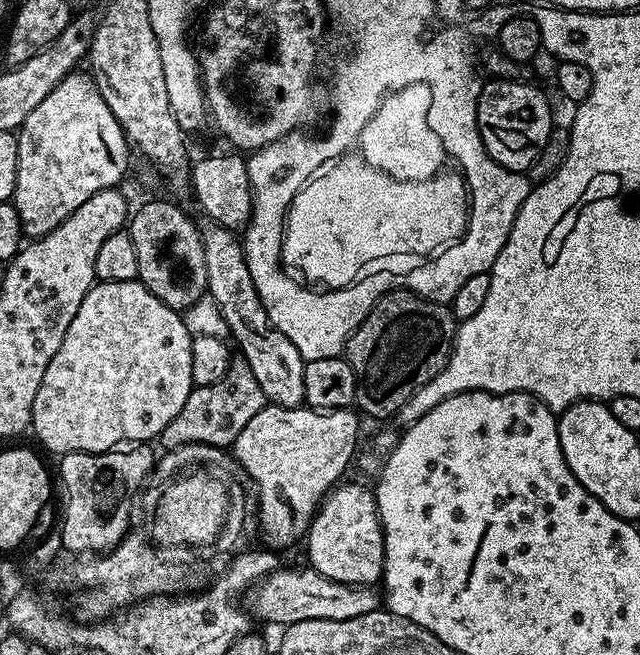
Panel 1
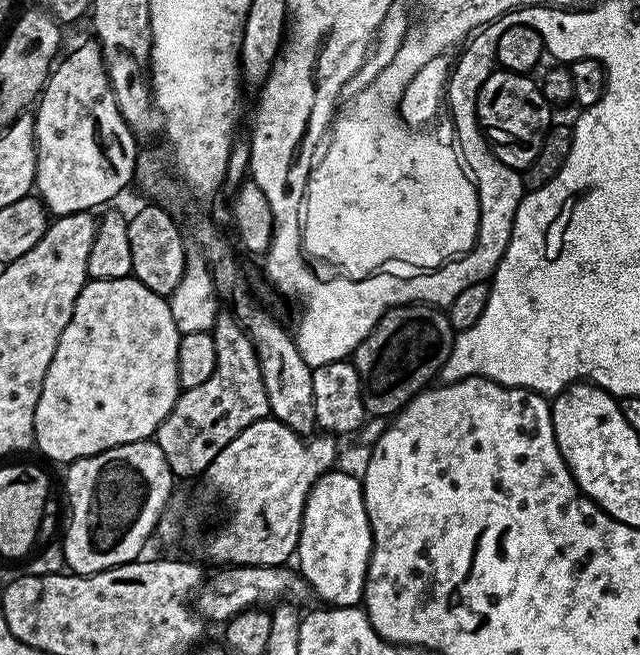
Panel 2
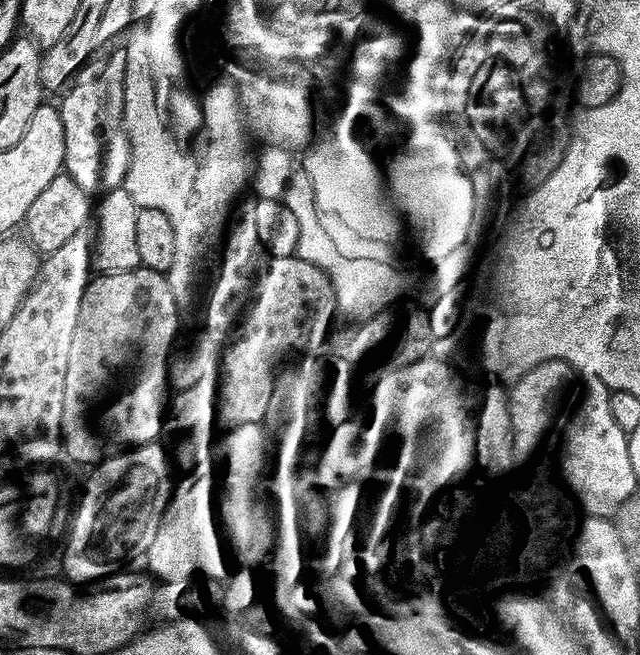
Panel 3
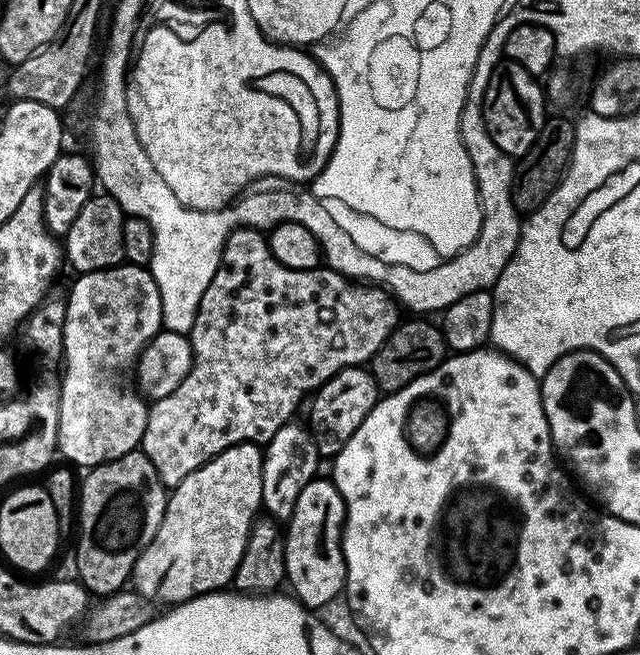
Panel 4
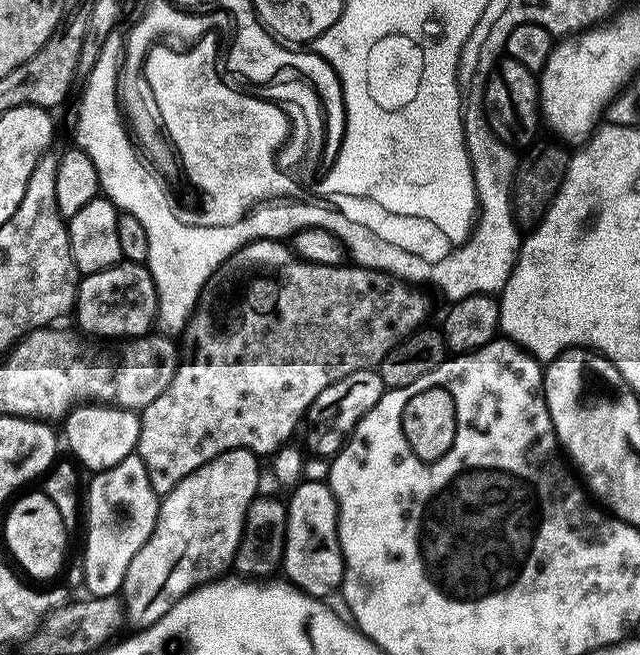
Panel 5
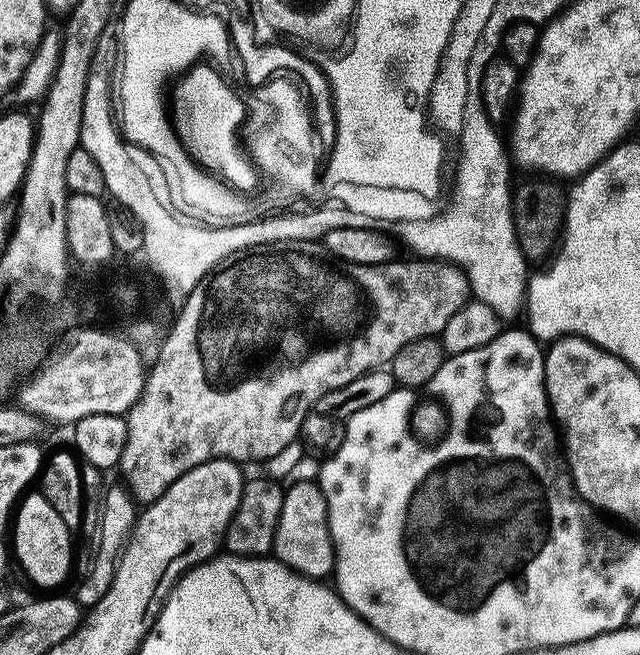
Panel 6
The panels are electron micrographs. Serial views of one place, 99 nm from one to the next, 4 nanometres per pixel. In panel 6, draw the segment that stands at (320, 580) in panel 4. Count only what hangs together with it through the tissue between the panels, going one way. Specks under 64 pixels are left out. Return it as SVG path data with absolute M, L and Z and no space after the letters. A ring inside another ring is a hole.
M306 480L286 488L282 518L278 518L274 556L301 576L328 578L333 575L336 550L332 547L332 535L328 529L328 503L319 483Z

